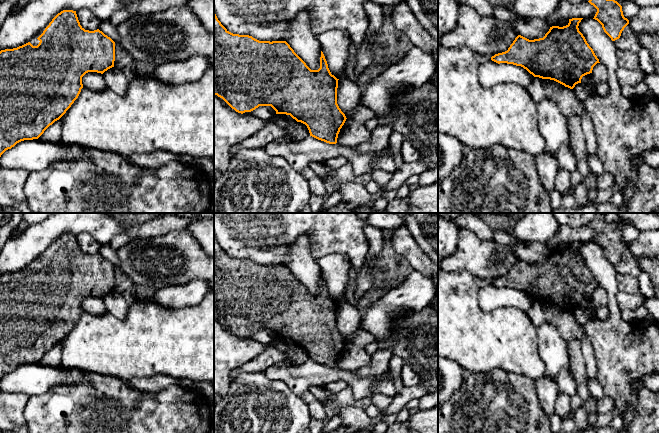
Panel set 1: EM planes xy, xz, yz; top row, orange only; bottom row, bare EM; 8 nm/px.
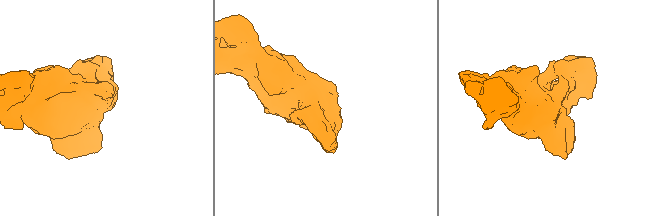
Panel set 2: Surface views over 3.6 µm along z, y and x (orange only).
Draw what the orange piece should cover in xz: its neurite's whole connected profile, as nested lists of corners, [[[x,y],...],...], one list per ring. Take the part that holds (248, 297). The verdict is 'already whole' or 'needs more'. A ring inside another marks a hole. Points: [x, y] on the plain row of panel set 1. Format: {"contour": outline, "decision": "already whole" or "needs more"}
{"contour": [[[214,235],[214,319],[222,322],[236,336],[243,338],[259,330],[271,330],[276,338],[290,339],[305,348],[310,360],[336,368],[347,343],[337,328],[338,304],[331,298],[322,275],[320,292],[311,294],[286,265],[259,265],[249,259],[233,258],[221,248]]], "decision": "already whole"}

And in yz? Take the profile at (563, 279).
{"contour": [[[583,242],[569,243],[566,250],[552,250],[543,262],[529,264],[518,259],[507,275],[491,284],[521,290],[534,301],[554,304],[573,313],[600,287],[579,255]]], "decision": "already whole"}

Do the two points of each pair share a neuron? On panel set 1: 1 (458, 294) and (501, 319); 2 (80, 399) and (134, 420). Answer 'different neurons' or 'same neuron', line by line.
1: same neuron
2: same neuron

